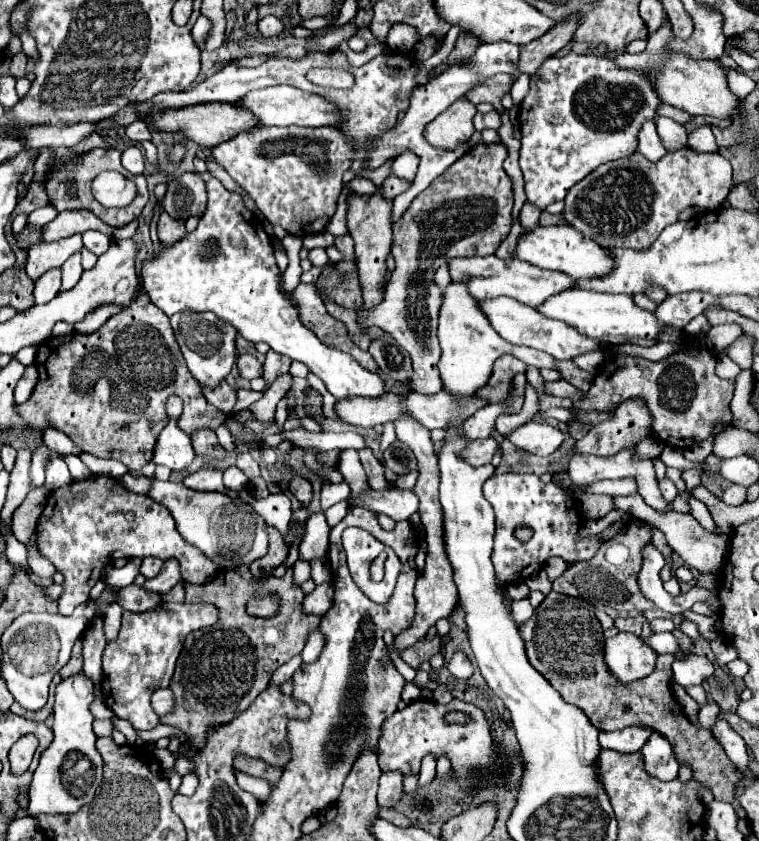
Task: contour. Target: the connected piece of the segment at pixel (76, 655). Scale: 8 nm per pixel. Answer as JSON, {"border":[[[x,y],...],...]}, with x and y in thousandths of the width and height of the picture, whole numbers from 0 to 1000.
{"border":[[[104,760],[96,769],[96,779],[94,779],[91,788],[78,798],[78,803],[86,807],[86,805],[94,805],[94,803],[104,800],[107,795],[109,795],[109,779],[107,779],[107,760]]]}

